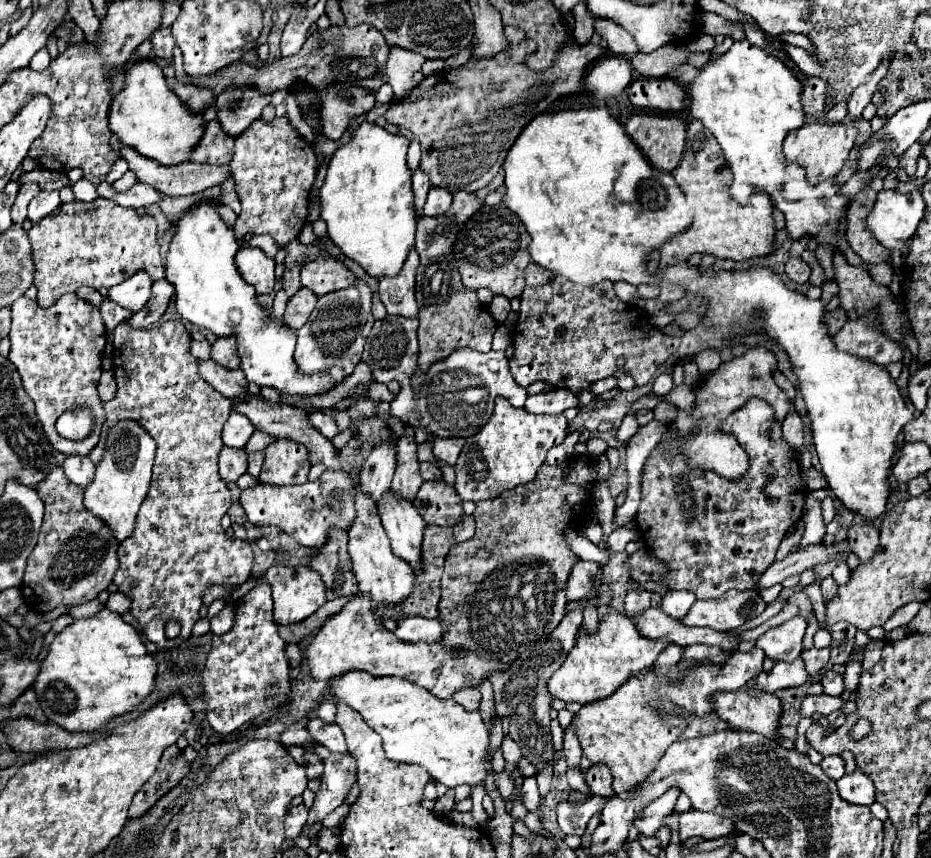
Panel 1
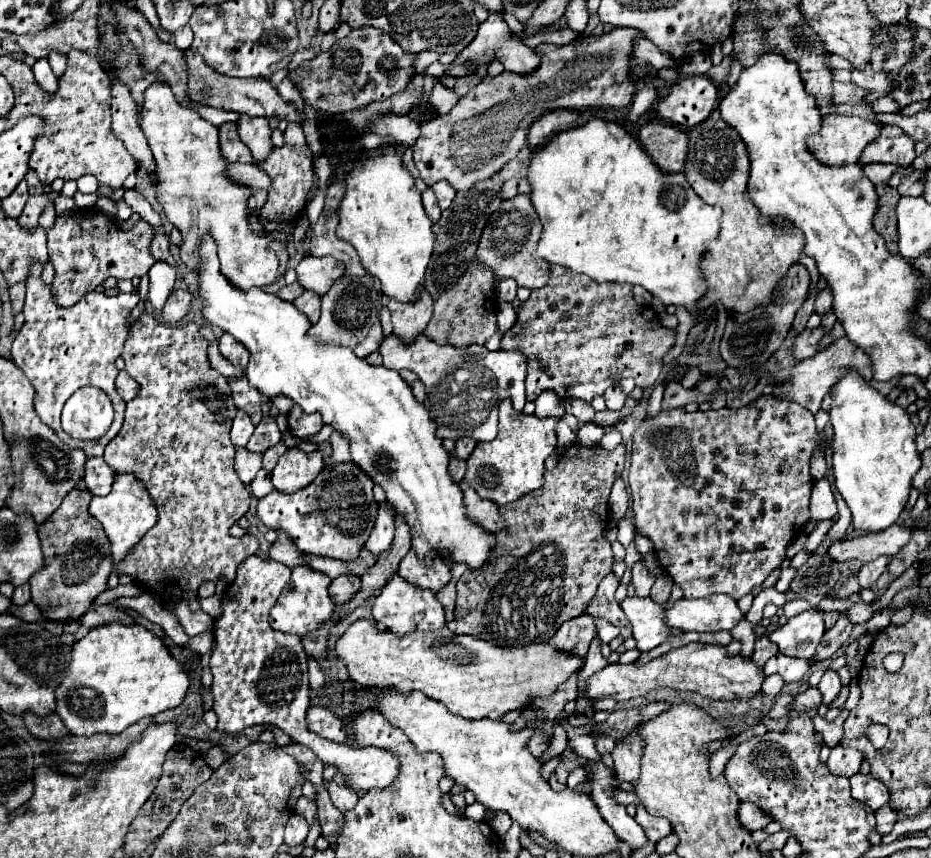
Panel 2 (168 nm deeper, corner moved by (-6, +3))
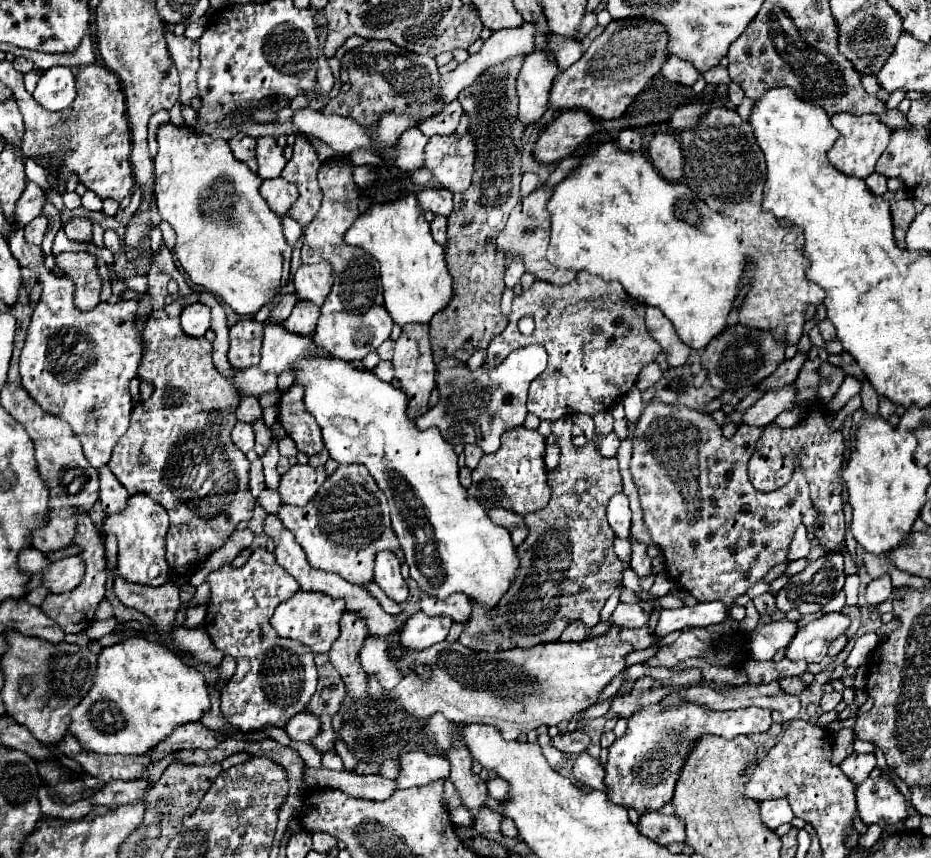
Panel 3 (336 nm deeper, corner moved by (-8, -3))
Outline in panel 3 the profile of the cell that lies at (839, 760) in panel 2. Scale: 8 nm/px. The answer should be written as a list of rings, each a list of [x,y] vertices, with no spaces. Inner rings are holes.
[[[853,752],[839,764],[839,768],[843,770],[843,774],[853,784],[859,784],[859,782],[863,782],[871,774],[875,764],[877,764],[875,762],[875,754],[857,754],[857,752]]]

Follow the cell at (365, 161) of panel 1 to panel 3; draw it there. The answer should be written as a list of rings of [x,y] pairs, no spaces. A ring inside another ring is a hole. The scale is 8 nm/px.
[[[415,196],[389,204],[373,204],[347,230],[345,242],[363,248],[381,264],[385,308],[401,328],[405,324],[429,324],[437,310],[443,310],[451,302],[453,278],[447,270],[445,248],[433,240],[429,222],[419,210]]]

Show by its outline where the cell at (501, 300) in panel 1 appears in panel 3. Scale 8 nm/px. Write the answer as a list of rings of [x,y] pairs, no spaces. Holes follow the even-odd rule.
[[[515,258],[515,262],[511,262],[511,264],[507,266],[507,274],[505,274],[505,284],[507,284],[507,288],[513,288],[515,284],[519,284],[523,272],[525,272],[523,262],[519,262],[519,258]]]

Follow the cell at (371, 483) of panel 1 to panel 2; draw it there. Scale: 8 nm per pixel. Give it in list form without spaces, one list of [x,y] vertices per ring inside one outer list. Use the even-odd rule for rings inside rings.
[[[379,502],[377,508],[377,516],[375,516],[375,526],[371,530],[369,540],[365,542],[365,548],[371,550],[375,556],[379,556],[383,550],[387,550],[391,546],[393,540],[393,530],[395,530],[395,508],[393,504]]]

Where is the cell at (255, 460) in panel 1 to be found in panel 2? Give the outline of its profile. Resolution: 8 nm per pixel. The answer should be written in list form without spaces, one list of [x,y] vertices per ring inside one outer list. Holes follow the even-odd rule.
[[[279,442],[277,446],[273,446],[273,448],[269,448],[265,454],[263,454],[263,468],[267,470],[267,472],[271,472],[273,468],[275,468],[275,464],[277,464],[277,458],[285,452],[287,448]]]

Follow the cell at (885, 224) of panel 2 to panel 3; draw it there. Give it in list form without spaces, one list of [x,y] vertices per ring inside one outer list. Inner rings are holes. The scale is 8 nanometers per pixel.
[[[905,190],[899,192],[887,192],[885,198],[891,204],[893,214],[893,226],[895,226],[895,242],[899,248],[905,248],[905,234],[915,220],[915,208],[913,208],[913,196]]]

